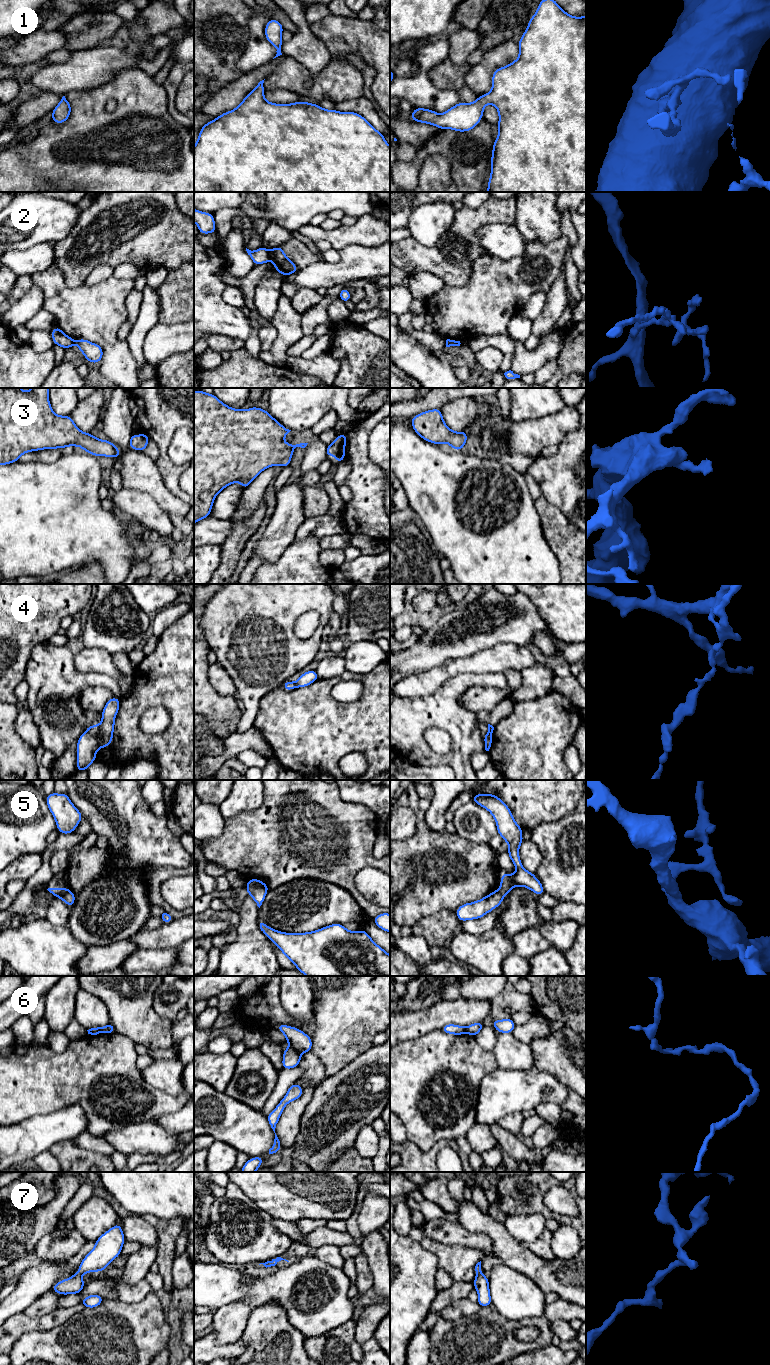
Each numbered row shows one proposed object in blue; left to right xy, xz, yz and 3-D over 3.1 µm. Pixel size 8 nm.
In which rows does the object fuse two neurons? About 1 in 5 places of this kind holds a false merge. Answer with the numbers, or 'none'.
2, 4, 5, 6

